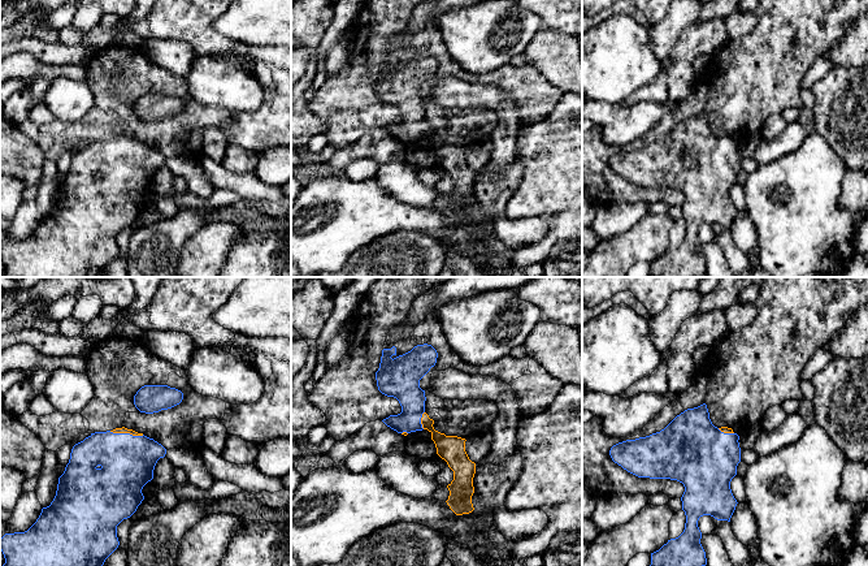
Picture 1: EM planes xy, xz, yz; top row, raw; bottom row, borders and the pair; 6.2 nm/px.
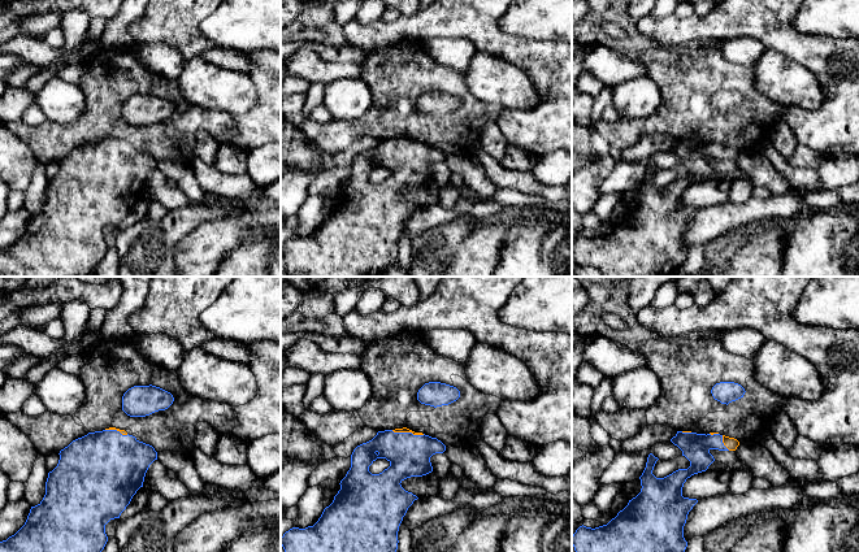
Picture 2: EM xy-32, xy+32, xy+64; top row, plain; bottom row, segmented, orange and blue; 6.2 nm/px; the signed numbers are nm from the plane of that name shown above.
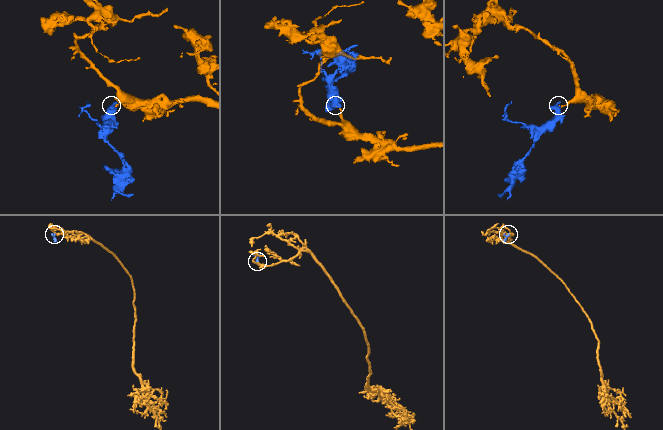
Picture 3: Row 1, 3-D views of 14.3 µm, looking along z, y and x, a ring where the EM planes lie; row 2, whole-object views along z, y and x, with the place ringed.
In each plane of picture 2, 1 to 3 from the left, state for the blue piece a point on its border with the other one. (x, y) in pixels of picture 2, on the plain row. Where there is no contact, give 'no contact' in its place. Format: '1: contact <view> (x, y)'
1: contact xy-32 (117, 139)
2: contact xy+32 (408, 140)
3: contact xy+64 (723, 151)

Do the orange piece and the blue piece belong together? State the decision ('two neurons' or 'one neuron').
one neuron

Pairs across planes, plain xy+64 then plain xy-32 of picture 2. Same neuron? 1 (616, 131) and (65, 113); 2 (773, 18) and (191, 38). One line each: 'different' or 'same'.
1: different
2: same

